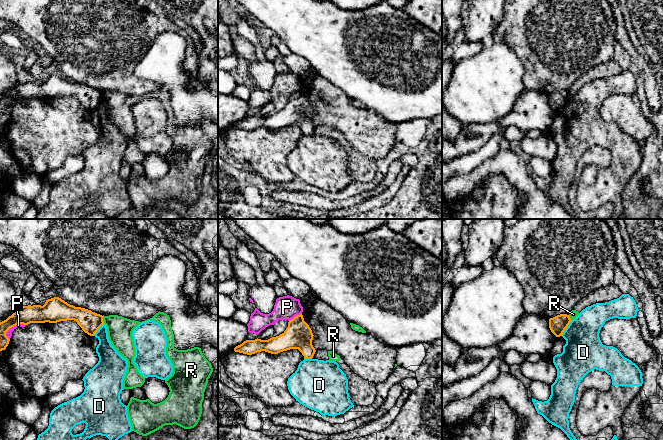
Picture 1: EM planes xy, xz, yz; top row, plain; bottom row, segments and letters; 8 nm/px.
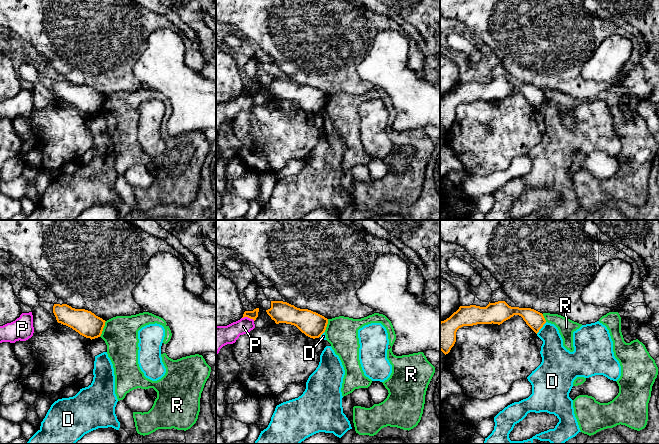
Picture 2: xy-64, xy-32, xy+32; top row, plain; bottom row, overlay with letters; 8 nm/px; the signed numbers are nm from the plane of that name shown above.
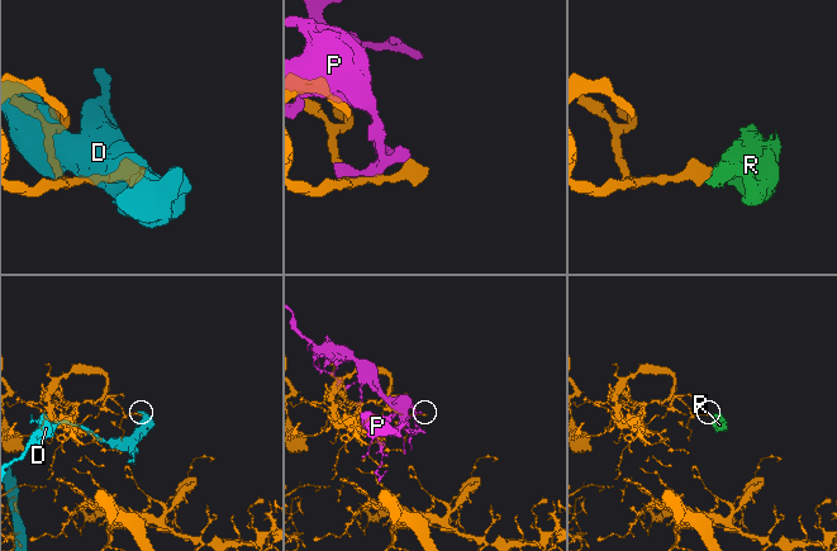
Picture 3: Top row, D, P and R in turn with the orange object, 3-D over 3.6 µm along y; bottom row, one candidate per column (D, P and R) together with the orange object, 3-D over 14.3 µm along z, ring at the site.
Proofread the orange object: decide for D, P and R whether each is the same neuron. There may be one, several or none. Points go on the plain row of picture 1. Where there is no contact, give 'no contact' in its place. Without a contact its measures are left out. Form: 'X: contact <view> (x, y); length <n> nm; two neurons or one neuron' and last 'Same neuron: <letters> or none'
D: contact yz (566, 103); length 160 nm; two neurons
P: contact xy (14, 101); length 190 nm; two neurons
R: contact xy (102, 96); length 70 nm; two neurons
Same neuron: none

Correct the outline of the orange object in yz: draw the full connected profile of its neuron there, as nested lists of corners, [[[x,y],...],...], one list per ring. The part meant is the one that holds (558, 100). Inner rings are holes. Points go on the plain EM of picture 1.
[[[560,90],[549,95],[549,104],[556,113],[560,113],[571,97],[569,91]]]

